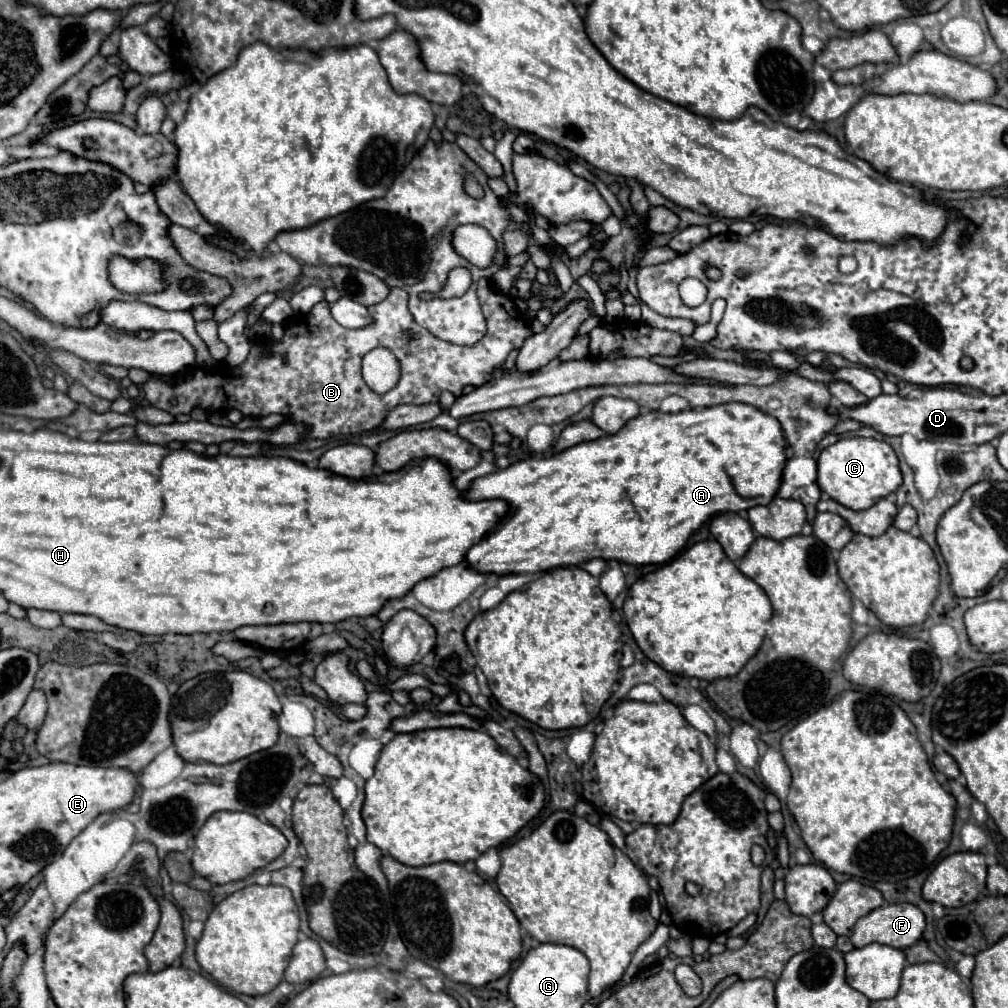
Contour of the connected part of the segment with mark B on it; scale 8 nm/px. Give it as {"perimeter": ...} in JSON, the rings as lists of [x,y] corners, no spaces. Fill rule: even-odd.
{"perimeter":[[[486,278],[478,280],[476,294],[478,294],[478,300],[482,300],[482,312],[484,312],[488,330],[486,330],[484,338],[480,342],[476,342],[474,346],[456,346],[456,344],[438,340],[436,336],[430,336],[422,326],[414,324],[410,310],[408,310],[408,292],[402,288],[392,288],[390,296],[382,304],[368,308],[370,314],[374,316],[374,324],[370,324],[370,328],[350,330],[350,328],[340,326],[332,318],[328,302],[320,302],[314,306],[314,310],[310,314],[296,316],[296,318],[292,318],[292,322],[286,324],[286,334],[284,334],[282,342],[278,342],[278,344],[272,340],[256,342],[242,366],[238,366],[234,370],[228,366],[218,366],[216,372],[192,368],[190,372],[184,372],[180,376],[152,376],[148,382],[144,382],[144,394],[152,406],[166,410],[174,416],[190,414],[194,410],[194,406],[206,408],[206,410],[220,410],[220,406],[222,406],[222,408],[236,408],[244,416],[290,414],[294,422],[310,424],[308,438],[330,438],[330,436],[338,436],[338,434],[368,432],[368,430],[378,428],[382,424],[382,420],[386,418],[386,412],[390,412],[392,408],[396,408],[400,404],[434,404],[434,402],[438,402],[438,398],[444,390],[452,392],[454,396],[460,396],[464,386],[478,388],[478,386],[490,382],[494,378],[494,370],[506,362],[508,354],[512,350],[522,348],[524,340],[532,336],[532,328],[526,324],[526,320],[522,318],[522,322],[518,322],[518,310],[516,310],[512,296],[504,296],[498,290],[494,290],[492,282]],[[376,346],[390,348],[402,364],[402,376],[400,376],[398,386],[386,394],[372,392],[360,374],[360,364],[362,364],[364,354]],[[258,348],[274,348],[274,356],[270,356],[270,360],[258,360]],[[284,354],[288,356],[286,364],[282,362]],[[172,398],[176,398],[174,406],[170,404]]]}

